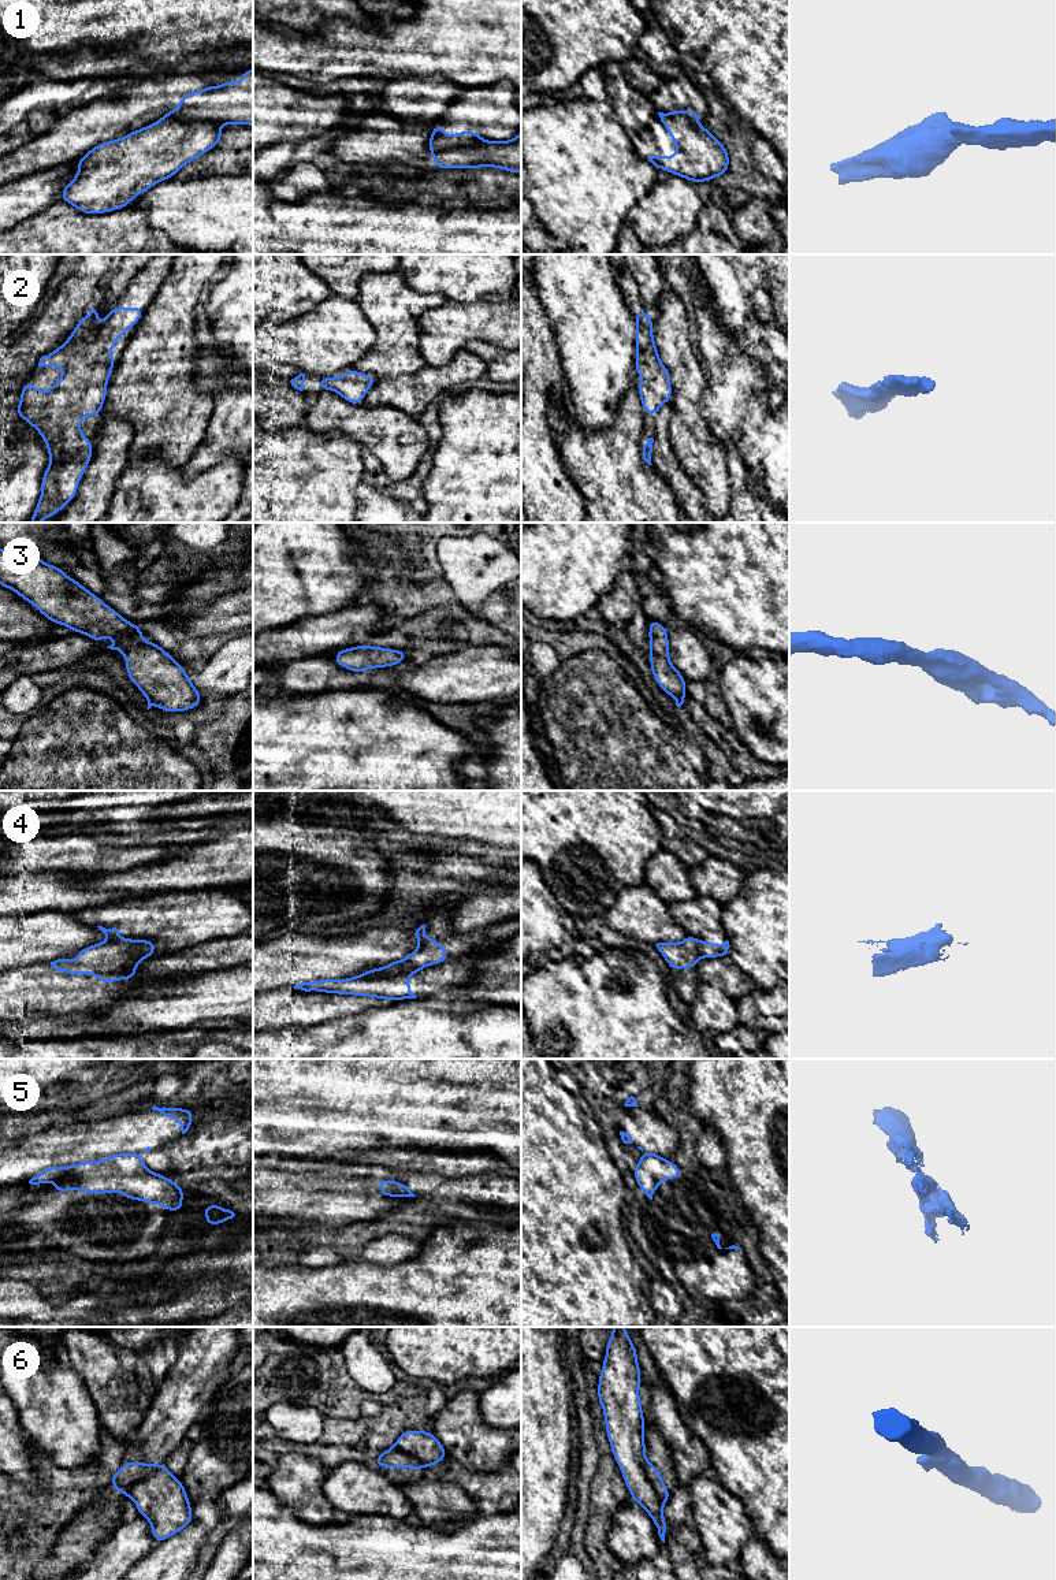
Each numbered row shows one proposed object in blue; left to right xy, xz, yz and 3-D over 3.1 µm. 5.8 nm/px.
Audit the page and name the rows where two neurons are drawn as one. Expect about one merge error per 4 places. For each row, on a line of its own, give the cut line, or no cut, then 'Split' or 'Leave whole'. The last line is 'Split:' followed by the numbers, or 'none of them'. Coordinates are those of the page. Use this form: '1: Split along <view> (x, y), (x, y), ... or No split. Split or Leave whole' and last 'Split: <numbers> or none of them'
1: Split along xy (164, 115), (182, 119), (204, 119), (219, 125). Split
2: No split. Leave whole
3: No split. Leave whole
4: Split along xz (421, 967), (360, 976). Split
5: Split along xz (382, 1192), (396, 1192), (400, 1196). Split
6: Split along xy (162, 1464), (151, 1468), (132, 1487), (127, 1495). Split
Split: 1, 4, 5, 6

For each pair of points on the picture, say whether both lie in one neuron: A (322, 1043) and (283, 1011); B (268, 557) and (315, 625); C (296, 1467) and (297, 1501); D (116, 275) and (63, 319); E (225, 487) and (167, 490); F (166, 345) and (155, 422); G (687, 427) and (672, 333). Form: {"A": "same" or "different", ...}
{"A": "different", "B": "different", "C": "same", "D": "different", "E": "same", "F": "same", "G": "same"}

